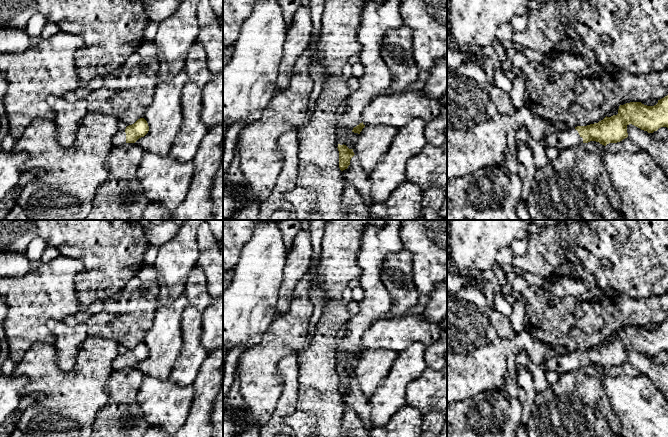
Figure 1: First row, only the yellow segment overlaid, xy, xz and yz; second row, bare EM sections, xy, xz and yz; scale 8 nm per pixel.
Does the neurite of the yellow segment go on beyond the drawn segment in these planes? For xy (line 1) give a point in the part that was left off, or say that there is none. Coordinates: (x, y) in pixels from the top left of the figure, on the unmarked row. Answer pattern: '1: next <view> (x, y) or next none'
1: next xy (119, 362)

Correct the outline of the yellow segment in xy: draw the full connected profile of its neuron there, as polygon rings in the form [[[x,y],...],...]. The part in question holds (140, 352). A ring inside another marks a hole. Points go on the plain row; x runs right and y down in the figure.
[[[144,342],[138,343],[134,348],[126,351],[124,355],[117,355],[112,361],[112,369],[120,370],[125,367],[135,367],[149,355],[149,350]]]

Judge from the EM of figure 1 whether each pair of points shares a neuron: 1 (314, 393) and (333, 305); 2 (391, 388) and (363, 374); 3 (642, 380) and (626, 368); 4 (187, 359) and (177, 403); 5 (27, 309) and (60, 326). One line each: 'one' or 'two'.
1: one
2: two
3: two
4: two
5: two

